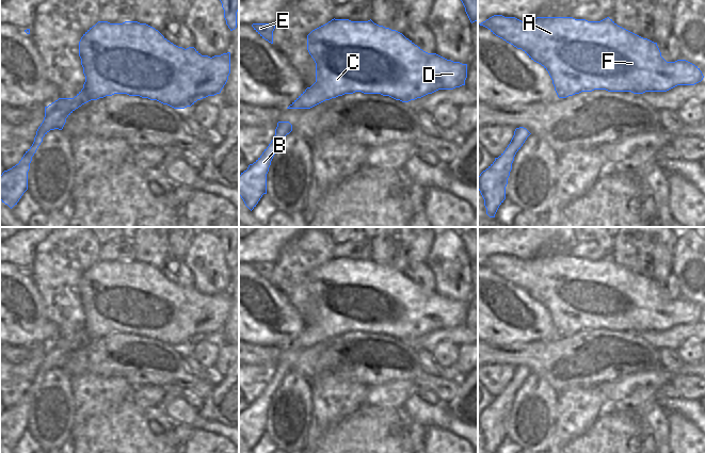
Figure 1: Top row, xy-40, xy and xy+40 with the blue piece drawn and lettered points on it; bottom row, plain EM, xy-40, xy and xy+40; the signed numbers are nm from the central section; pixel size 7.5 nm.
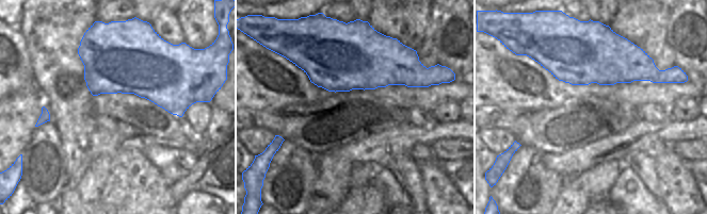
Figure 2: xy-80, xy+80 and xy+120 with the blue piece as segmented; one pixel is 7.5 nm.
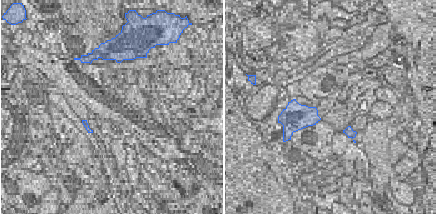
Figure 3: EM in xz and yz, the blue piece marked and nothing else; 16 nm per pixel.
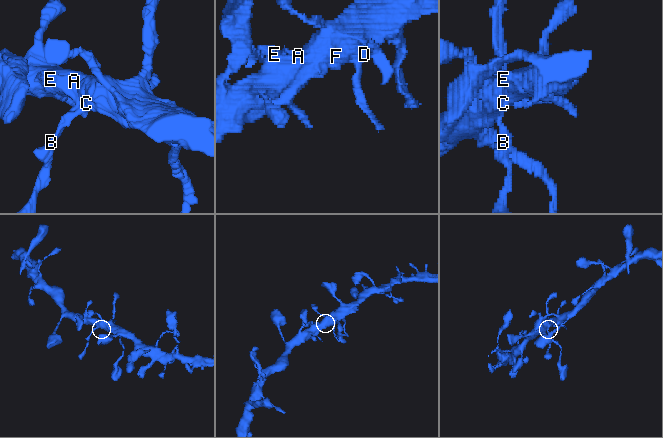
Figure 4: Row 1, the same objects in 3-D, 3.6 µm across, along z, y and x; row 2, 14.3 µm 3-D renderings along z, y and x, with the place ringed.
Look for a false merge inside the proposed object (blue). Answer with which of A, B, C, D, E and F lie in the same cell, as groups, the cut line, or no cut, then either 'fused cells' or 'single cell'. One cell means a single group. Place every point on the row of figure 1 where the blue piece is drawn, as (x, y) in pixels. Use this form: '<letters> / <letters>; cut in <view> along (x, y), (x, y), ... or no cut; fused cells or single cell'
A B C D E F; no cut; single cell

